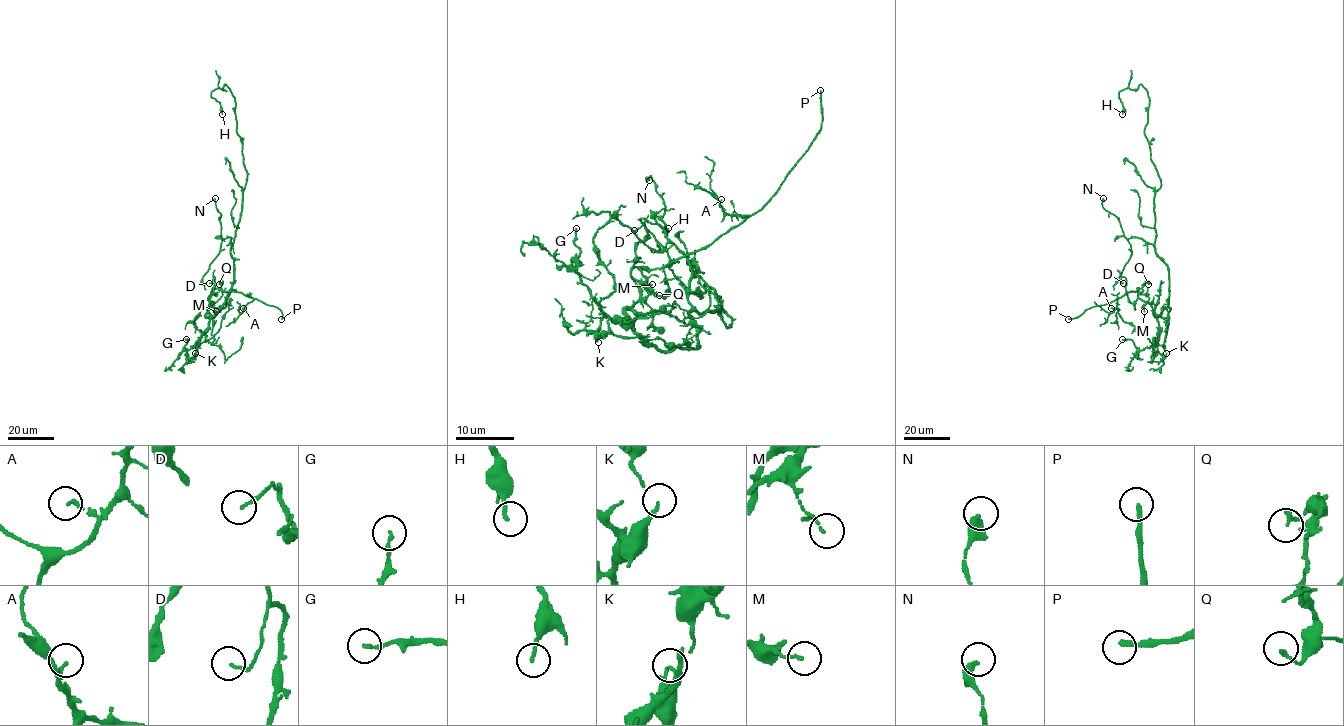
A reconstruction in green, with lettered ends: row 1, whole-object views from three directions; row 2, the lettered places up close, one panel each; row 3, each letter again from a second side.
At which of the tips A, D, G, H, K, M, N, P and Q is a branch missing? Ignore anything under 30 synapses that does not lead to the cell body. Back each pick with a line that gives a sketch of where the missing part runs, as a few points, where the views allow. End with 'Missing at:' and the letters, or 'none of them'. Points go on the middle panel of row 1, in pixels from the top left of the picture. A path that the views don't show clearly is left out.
P: missing branch runs (820, 90), (818, 74), (830, 36), (856, 70), (883, 71), (892, 80), (893, 115)
Missing at: P

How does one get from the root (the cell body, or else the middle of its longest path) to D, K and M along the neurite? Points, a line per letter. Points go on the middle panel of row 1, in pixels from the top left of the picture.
D: (689, 315), (696, 348), (661, 351), (634, 330), (631, 268), (649, 236), (634, 230)
K: (689, 315), (696, 327), (696, 348), (615, 336), (605, 315), (595, 331), (598, 342)
M: (689, 315), (696, 327), (696, 348), (651, 346), (634, 330), (626, 309), (648, 295), (643, 283), (652, 284)

